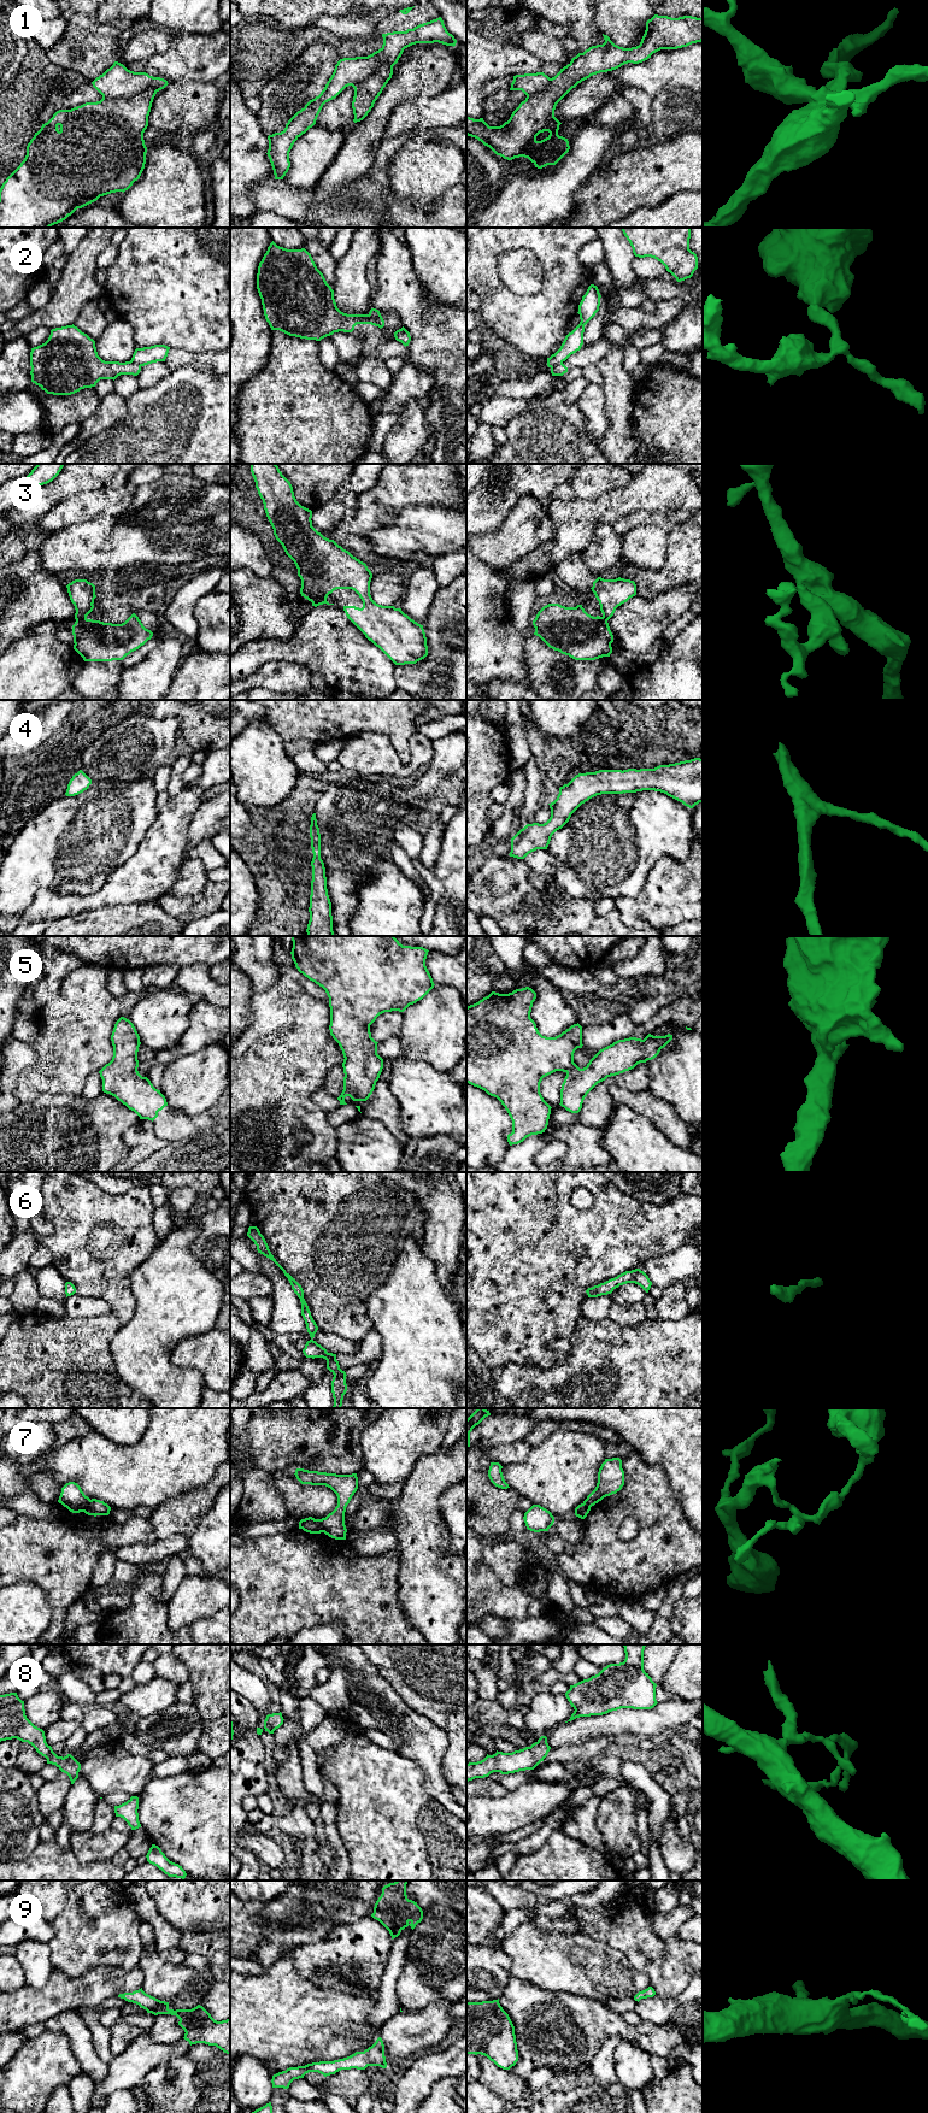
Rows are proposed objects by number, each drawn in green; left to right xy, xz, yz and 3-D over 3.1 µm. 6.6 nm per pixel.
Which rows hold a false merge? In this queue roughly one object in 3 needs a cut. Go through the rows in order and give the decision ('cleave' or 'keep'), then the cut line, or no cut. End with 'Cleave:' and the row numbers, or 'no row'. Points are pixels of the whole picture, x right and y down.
1: cleave; cut in xy along (156, 89), (147, 87), (127, 98), (103, 98)
2: cleave; cut in xz along (369, 313), (377, 325)
3: cleave; cut in xy along (86, 618), (76, 621)
4: keep; no cut
5: keep; no cut
6: keep; no cut
7: cleave; cut in xz along (318, 1519), (323, 1531)
8: keep; no cut
9: keep; no cut
Cleave: 1, 2, 3, 7

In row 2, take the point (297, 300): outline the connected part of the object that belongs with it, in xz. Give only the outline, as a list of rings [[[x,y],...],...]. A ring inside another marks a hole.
[[[274,241],[258,266],[257,289],[271,330],[321,341],[334,332],[352,332],[357,324],[377,326],[370,314],[341,312],[334,290],[305,249],[287,249]]]

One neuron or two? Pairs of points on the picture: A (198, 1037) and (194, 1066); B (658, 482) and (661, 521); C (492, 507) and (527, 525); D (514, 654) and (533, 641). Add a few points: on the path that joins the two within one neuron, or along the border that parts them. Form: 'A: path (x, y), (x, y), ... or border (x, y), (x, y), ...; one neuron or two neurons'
A: border (217, 1041), (183, 1054), (171, 1063); two neurons
B: border (633, 511), (657, 511), (665, 516); two neurons
C: border (526, 494), (501, 527), (486, 534); two neurons
D: border (526, 633), (524, 654), (529, 675); two neurons

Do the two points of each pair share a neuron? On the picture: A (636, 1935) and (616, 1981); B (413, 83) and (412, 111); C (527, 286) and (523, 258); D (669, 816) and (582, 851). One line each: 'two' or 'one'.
A: two
B: two
C: one
D: one

